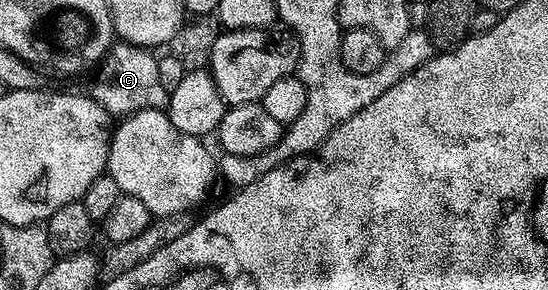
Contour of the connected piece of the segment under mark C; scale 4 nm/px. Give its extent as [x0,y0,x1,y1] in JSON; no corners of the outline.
[89,42,170,117]

